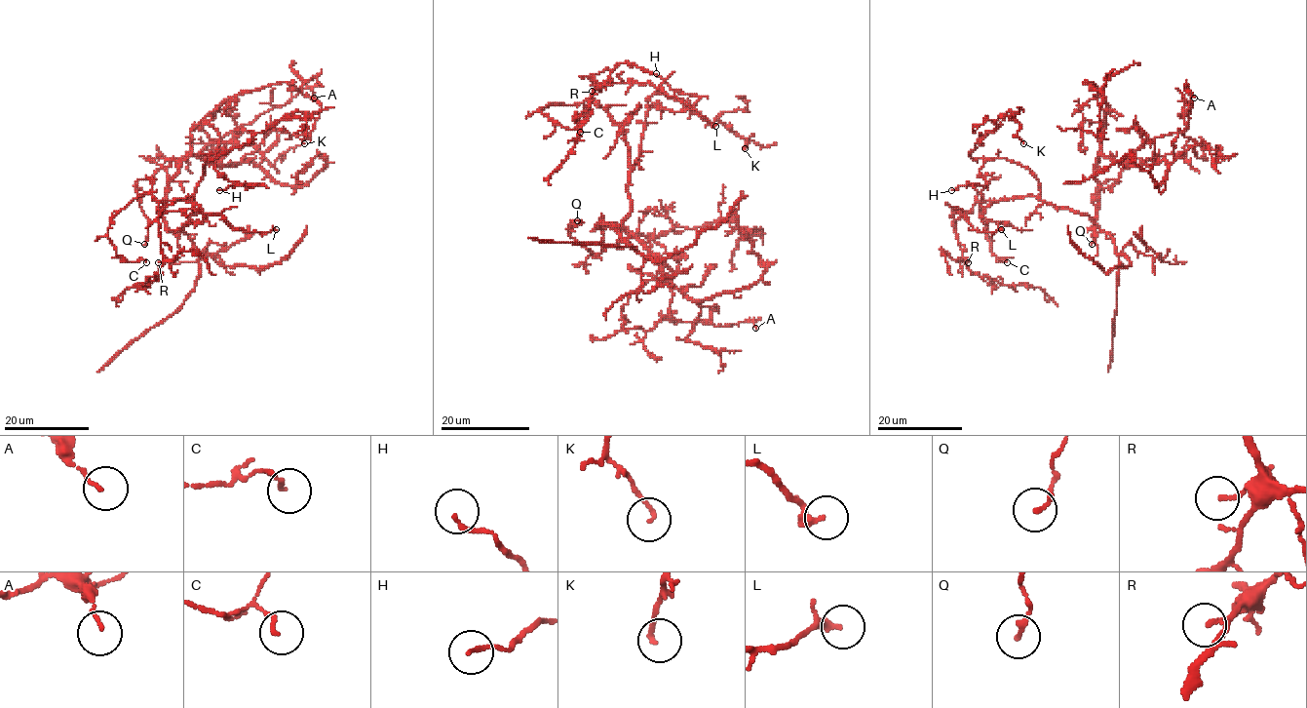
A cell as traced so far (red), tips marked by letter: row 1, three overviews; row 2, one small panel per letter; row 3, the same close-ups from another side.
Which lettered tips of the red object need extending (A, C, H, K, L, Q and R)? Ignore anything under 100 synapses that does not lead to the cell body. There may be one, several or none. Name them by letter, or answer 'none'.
none

